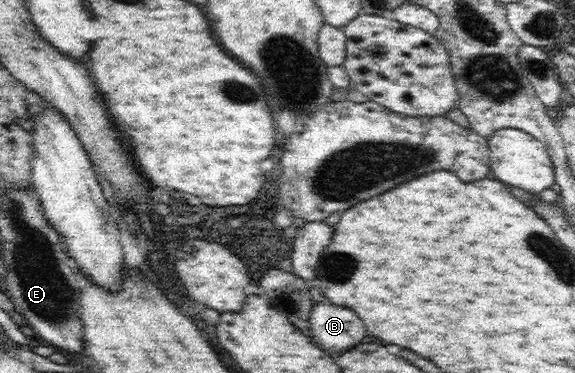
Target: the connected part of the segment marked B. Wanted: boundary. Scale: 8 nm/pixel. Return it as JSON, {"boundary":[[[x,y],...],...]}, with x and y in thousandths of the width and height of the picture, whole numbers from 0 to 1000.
{"boundary":[[[563,799],[541,826],[539,879],[557,928],[581,944],[598,944],[630,917],[637,895],[633,863],[616,831],[602,820],[581,820]]]}

